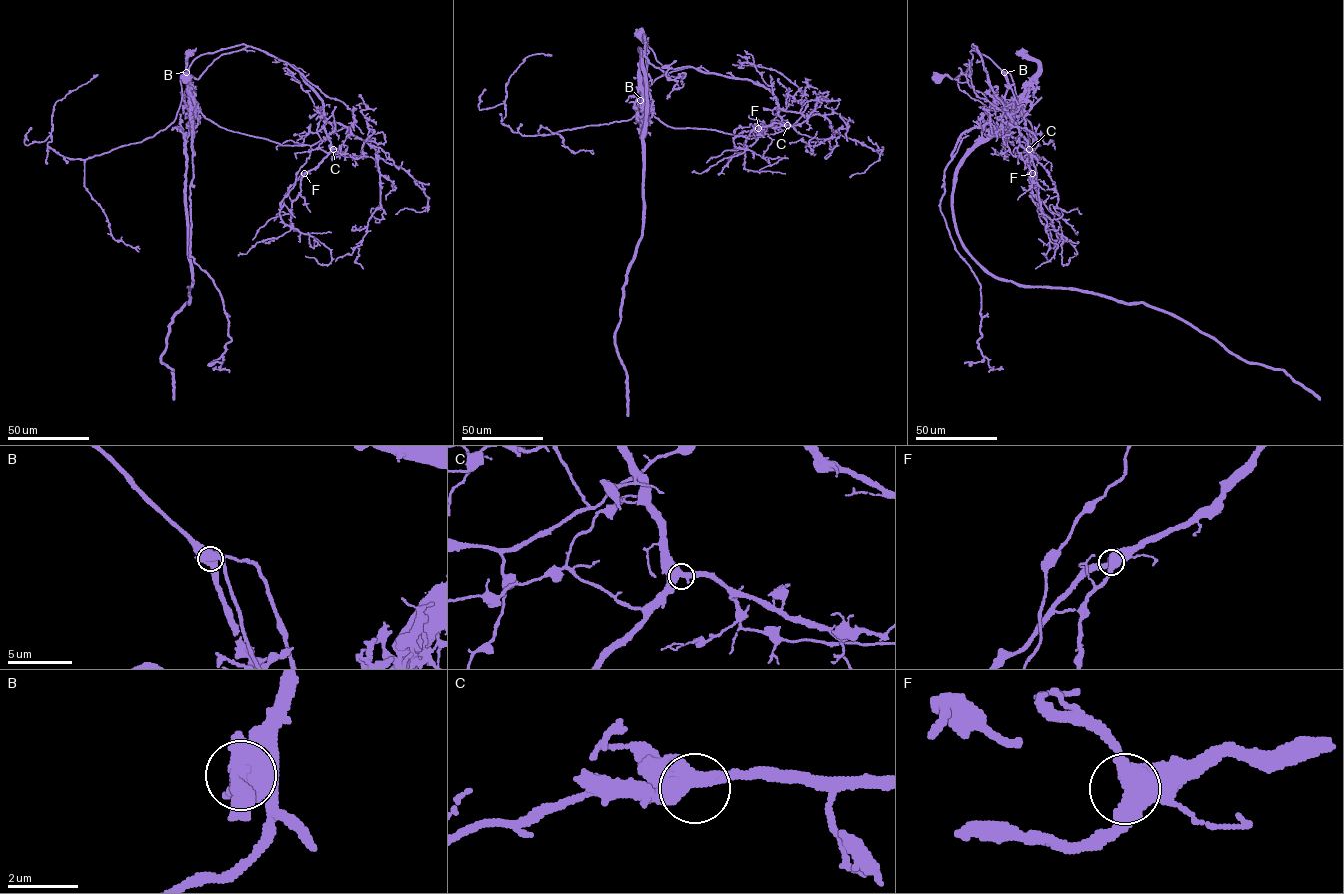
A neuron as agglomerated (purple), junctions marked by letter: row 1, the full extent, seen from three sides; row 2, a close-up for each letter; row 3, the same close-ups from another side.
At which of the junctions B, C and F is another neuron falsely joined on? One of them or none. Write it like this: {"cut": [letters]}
{"cut": ["B"]}

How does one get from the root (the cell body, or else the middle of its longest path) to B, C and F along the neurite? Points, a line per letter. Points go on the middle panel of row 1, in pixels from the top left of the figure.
B: (640, 35), (664, 67), (691, 66), (701, 71), (688, 67), (662, 74), (647, 89), (640, 100)
C: (640, 35), (664, 67), (691, 66), (701, 72), (761, 84), (776, 97), (778, 115), (787, 125)
F: (640, 35), (664, 67), (691, 66), (767, 88), (785, 125), (758, 128)

